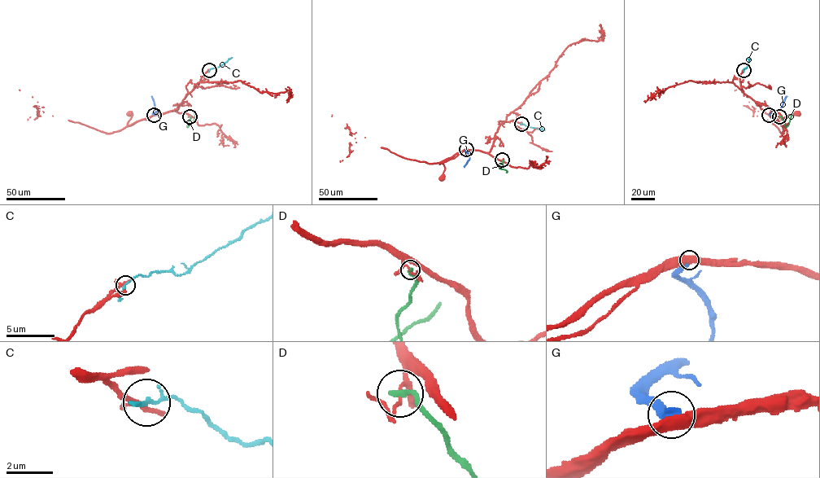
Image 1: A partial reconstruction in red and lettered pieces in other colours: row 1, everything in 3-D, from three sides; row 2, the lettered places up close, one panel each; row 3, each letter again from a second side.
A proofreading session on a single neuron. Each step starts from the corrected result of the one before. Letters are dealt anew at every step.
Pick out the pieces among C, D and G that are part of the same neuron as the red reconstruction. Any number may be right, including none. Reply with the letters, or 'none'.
none

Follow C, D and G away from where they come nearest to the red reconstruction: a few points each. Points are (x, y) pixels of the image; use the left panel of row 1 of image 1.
C: (209, 70), (216, 68), (232, 57)
D: (189, 116), (187, 126), (194, 118), (194, 112)
G: (154, 115), (157, 110), (151, 96)

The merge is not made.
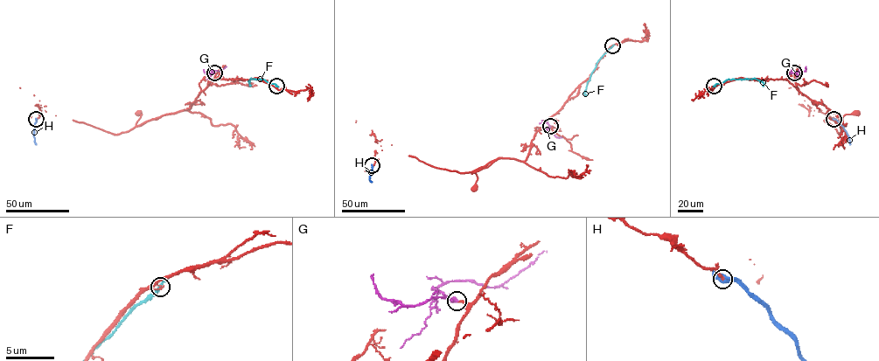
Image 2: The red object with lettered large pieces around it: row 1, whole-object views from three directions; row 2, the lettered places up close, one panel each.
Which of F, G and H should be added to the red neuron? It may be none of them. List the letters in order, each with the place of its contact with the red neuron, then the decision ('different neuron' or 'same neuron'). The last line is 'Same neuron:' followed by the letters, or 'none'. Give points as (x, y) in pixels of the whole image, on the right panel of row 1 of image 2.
F: (714, 86) | different neuron
G: (794, 72) | same neuron
H: (833, 119) | different neuron
Same neuron: G

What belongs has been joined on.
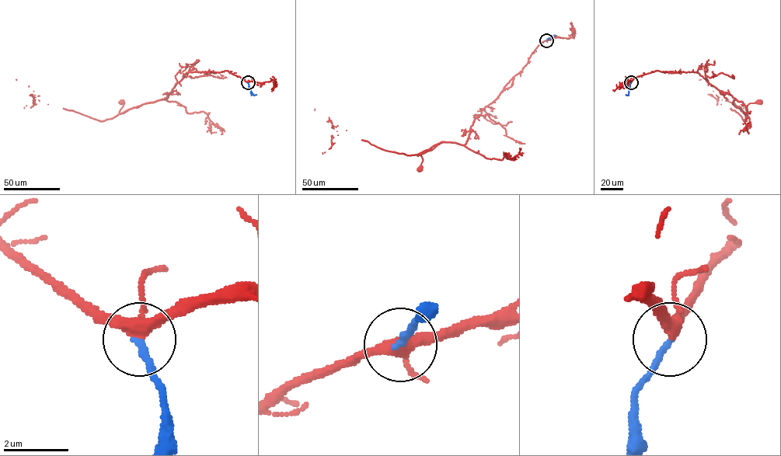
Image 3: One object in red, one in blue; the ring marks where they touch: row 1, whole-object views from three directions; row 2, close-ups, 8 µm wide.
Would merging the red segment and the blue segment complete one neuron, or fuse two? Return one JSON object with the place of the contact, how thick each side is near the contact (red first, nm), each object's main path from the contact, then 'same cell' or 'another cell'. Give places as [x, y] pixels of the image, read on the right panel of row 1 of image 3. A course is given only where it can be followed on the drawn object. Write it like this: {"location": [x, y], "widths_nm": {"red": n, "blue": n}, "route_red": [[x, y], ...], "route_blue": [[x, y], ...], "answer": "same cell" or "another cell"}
{"location": [631, 82], "widths_nm": {"red": 320, "blue": 190}, "route_red": [[631, 82], [657, 71], [695, 71], [730, 93], [735, 99], [733, 103], [745, 113], [749, 103], [758, 102]], "route_blue": [[631, 82], [629, 94], [625, 95]], "answer": "same cell"}

